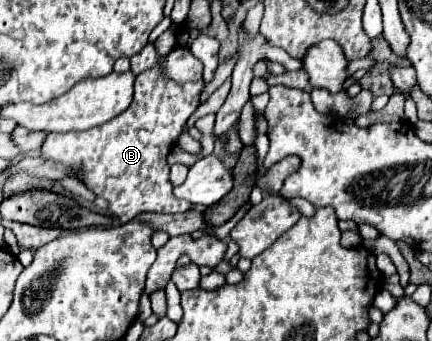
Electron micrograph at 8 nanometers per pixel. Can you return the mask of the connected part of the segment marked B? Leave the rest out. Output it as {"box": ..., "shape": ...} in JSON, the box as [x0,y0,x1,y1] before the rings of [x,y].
{"box":[41,70,203,224],"shape":[[[159,70],[141,72],[135,78],[135,98],[125,112],[121,112],[111,122],[105,122],[105,124],[85,130],[85,132],[67,132],[67,134],[51,132],[51,134],[47,134],[45,142],[41,144],[41,158],[53,160],[71,172],[77,172],[75,176],[79,176],[81,182],[95,196],[101,196],[109,202],[109,212],[115,214],[121,220],[121,224],[133,220],[137,214],[143,214],[143,212],[171,214],[187,212],[191,208],[191,204],[187,200],[177,200],[171,194],[173,184],[169,182],[167,154],[171,152],[179,134],[183,132],[187,118],[199,106],[201,88],[203,88],[203,82],[187,82],[187,84],[167,82],[163,78],[163,74],[159,74]]]}

